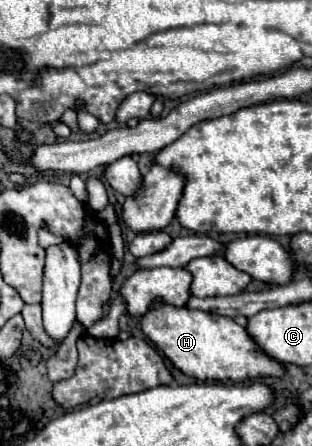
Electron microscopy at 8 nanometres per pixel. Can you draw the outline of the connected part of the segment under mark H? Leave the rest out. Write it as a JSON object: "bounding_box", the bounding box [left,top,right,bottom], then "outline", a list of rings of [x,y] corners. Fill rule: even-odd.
{"bounding_box":[141,299,283,381],"outline":[[[159,299],[153,301],[149,311],[141,315],[141,331],[167,355],[167,359],[185,375],[201,381],[247,381],[257,377],[281,377],[283,365],[265,355],[257,343],[247,335],[245,327],[237,325],[231,317],[175,307]]]}

